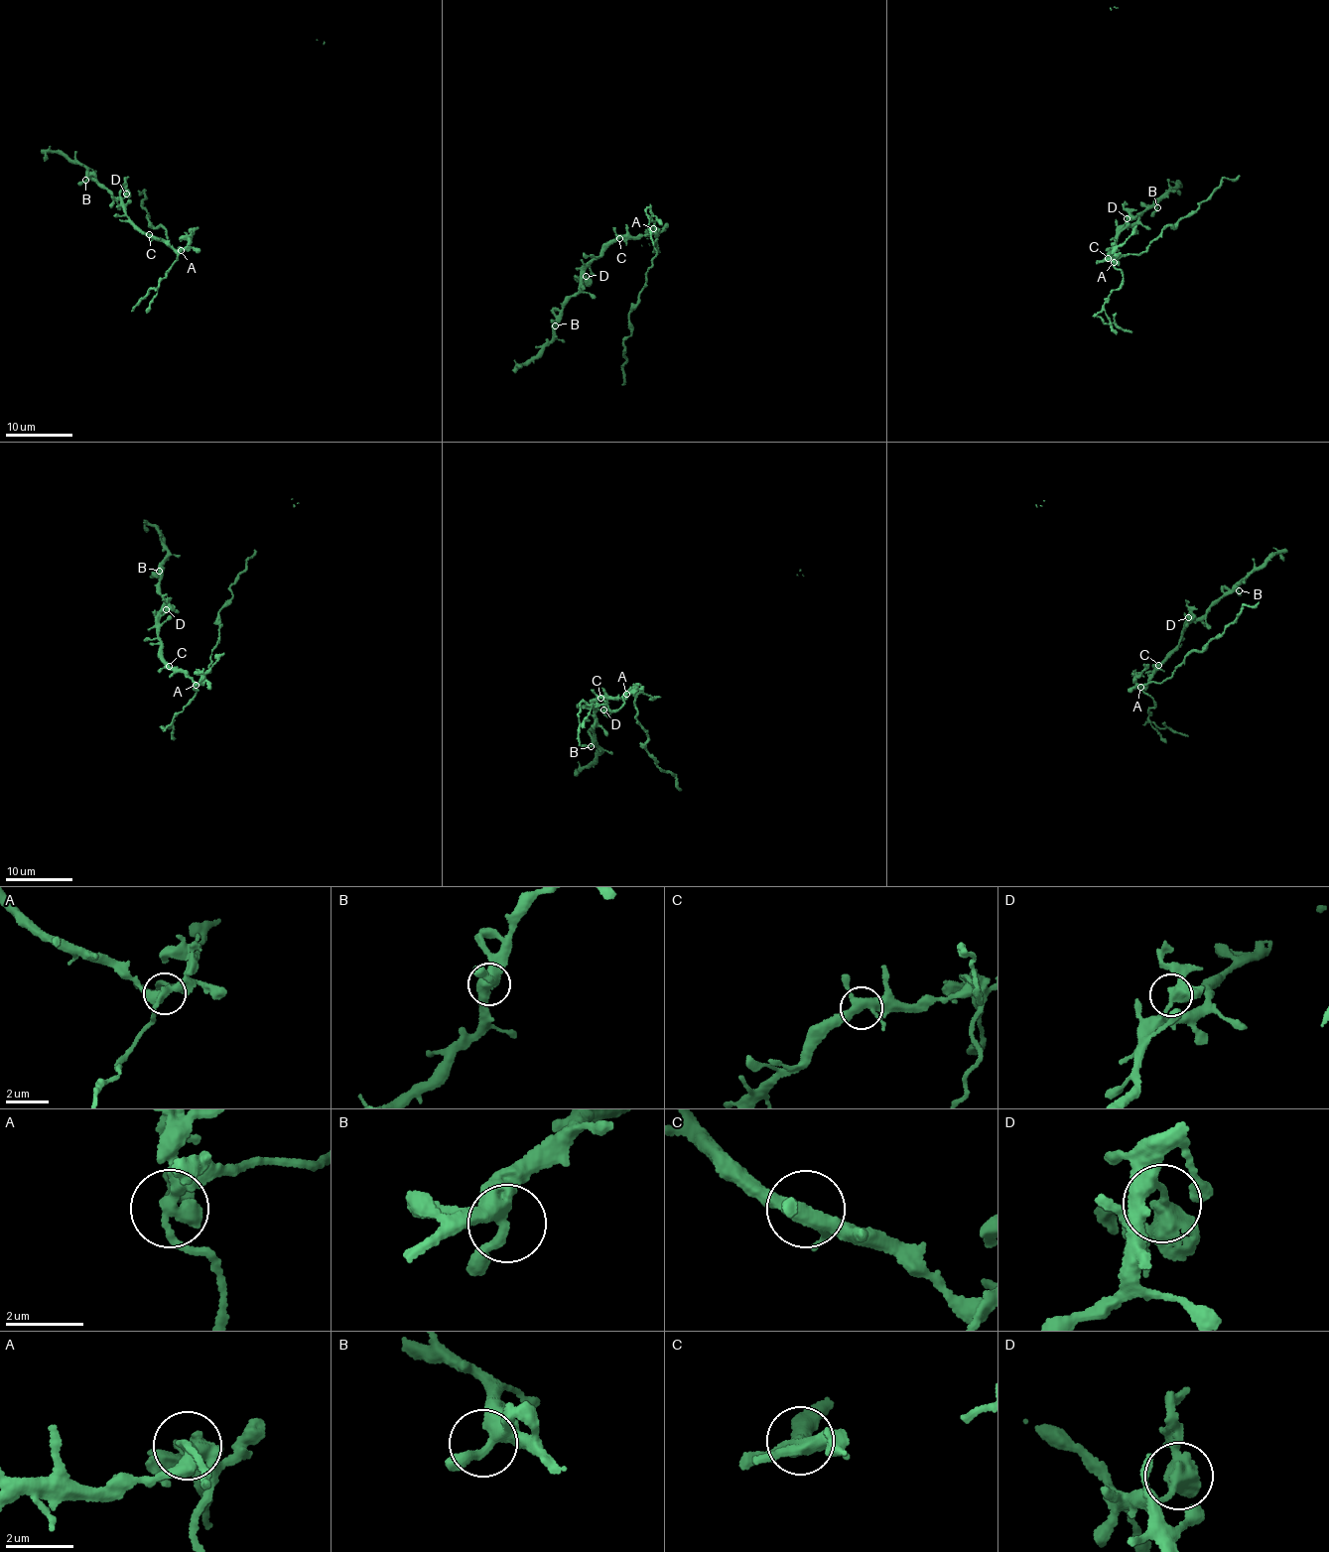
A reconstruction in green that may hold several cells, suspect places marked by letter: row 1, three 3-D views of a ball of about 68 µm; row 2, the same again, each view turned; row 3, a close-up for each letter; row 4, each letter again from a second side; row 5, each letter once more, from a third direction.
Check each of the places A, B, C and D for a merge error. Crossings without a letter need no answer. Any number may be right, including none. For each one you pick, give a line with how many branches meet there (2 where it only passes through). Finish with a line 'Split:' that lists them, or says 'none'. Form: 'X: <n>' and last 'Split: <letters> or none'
A: 3
Split: A

